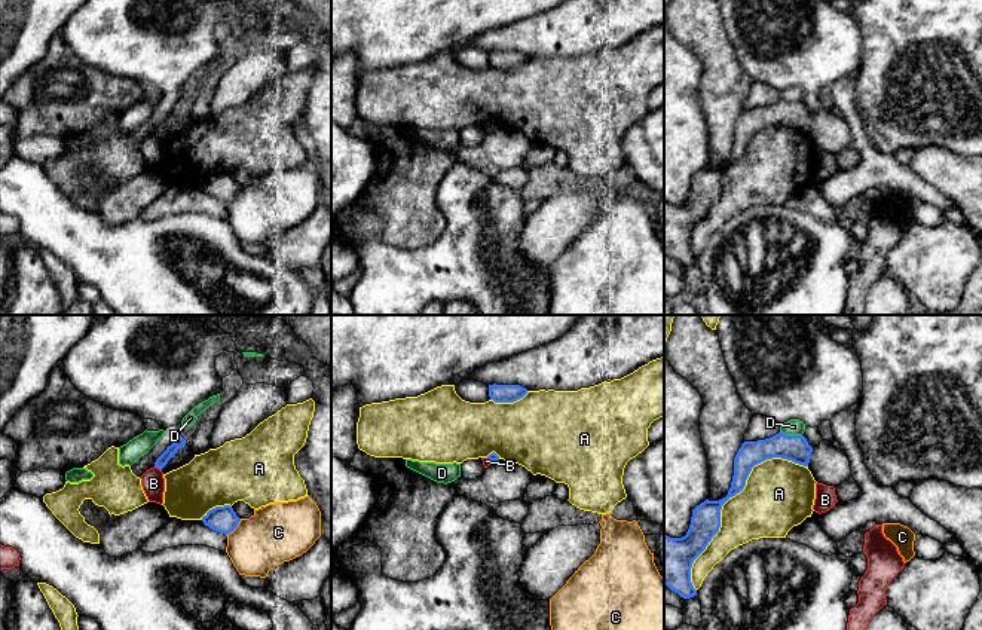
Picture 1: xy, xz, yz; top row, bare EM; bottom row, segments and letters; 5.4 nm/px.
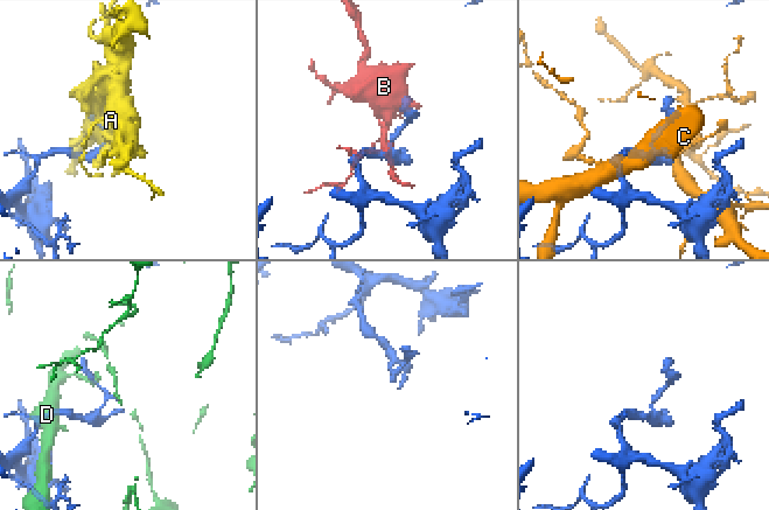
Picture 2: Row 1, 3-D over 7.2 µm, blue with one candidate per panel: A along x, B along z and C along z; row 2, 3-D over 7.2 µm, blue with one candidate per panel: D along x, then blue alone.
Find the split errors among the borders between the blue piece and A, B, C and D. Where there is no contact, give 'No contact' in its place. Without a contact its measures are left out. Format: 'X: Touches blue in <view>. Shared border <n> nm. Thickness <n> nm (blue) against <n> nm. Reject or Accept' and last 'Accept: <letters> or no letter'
A: Touches blue in yz. Shared border 900 nm. Thickness 160 nm (blue) against 360 nm. Reject
B: Touches blue in xy. Shared border 50 nm. Thickness 60 nm (blue) against 130 nm. Reject
C: Touches blue in xy. Shared border 130 nm. Thickness 140 nm (blue) against 320 nm. Reject
D: Touches blue in yz. Shared border 120 nm. Thickness 140 nm (blue) against 90 nm. Reject
Accept: no letter

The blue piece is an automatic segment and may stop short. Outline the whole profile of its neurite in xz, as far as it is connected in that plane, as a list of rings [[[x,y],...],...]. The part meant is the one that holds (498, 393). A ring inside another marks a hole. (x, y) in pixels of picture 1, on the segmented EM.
[[[489,385],[489,397],[495,403],[514,403],[526,394],[527,389],[520,385]]]

